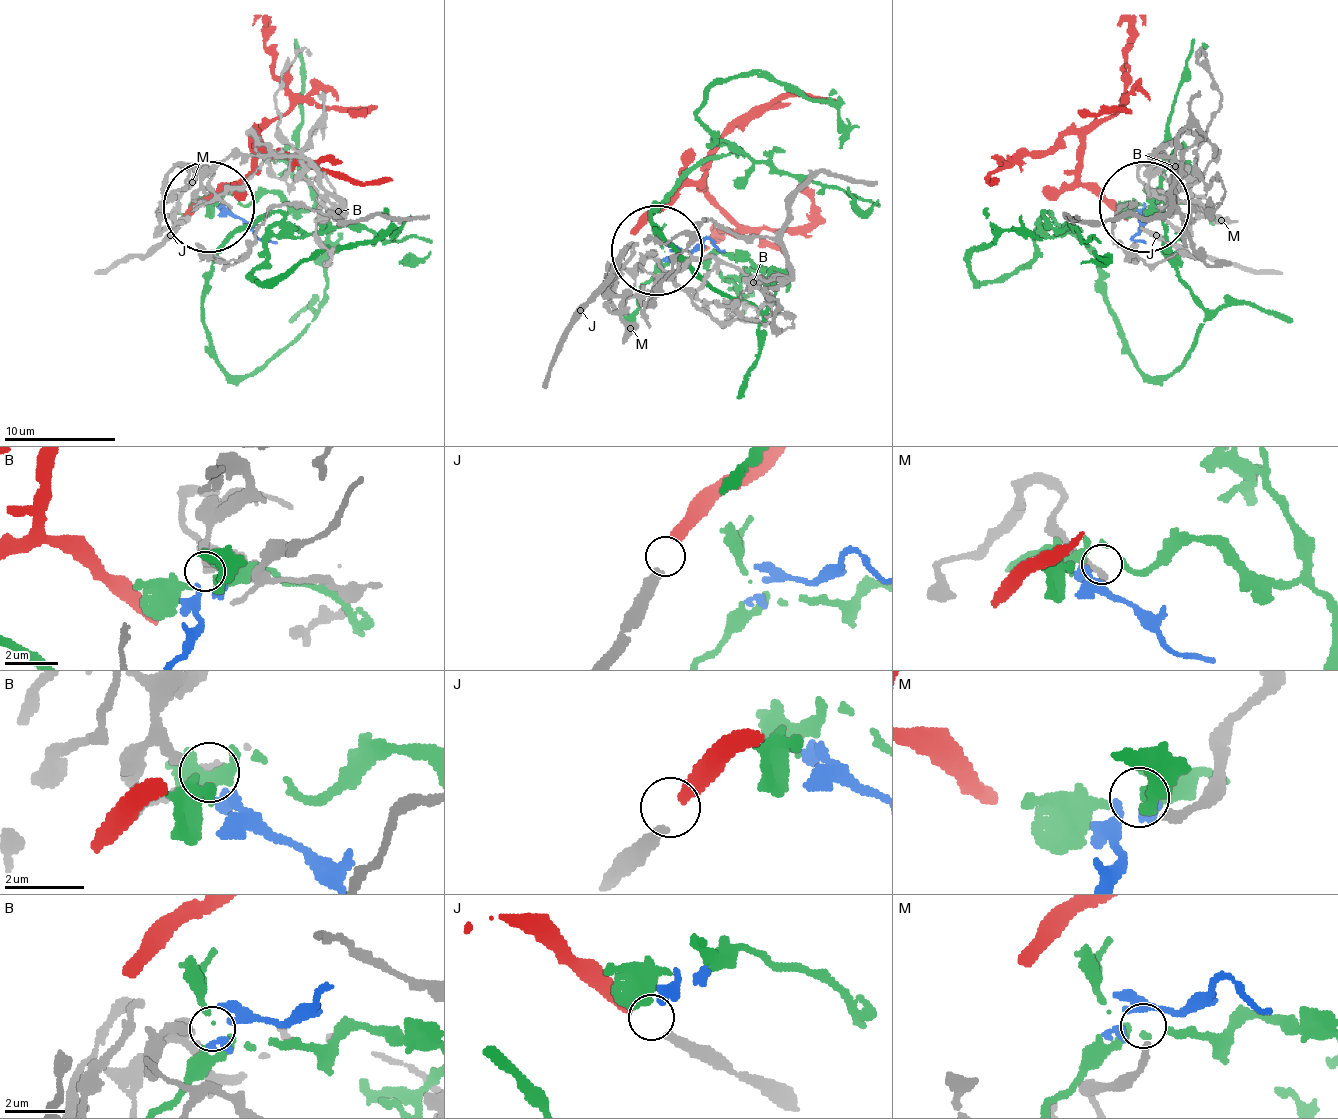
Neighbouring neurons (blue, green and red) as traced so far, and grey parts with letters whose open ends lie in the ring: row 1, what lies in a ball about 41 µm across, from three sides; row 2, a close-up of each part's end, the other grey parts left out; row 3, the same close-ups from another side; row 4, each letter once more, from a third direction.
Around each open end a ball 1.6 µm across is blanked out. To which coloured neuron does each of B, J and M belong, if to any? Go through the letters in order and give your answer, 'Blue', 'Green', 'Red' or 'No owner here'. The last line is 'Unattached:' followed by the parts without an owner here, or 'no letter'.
B: Blue
J: Red
M: No owner here
Unattached: M

